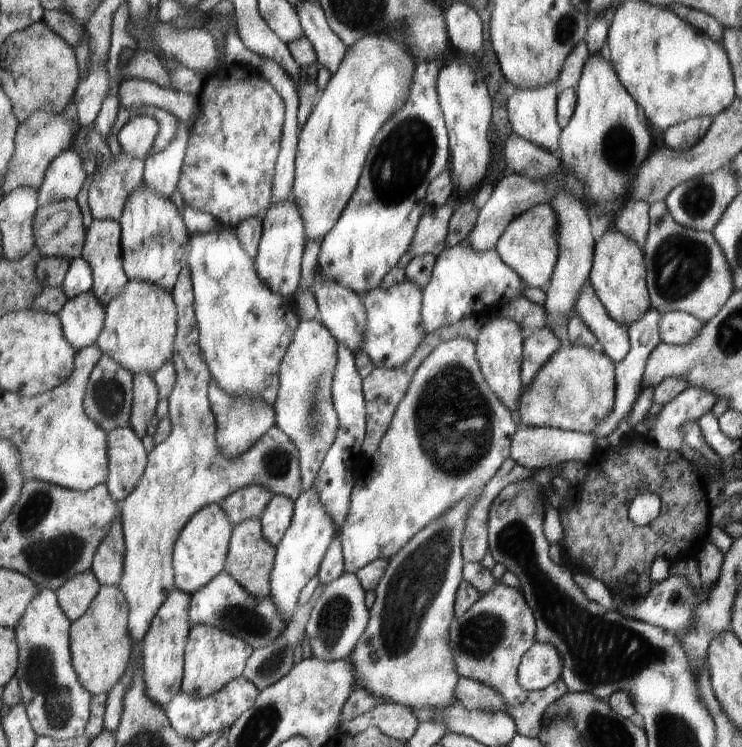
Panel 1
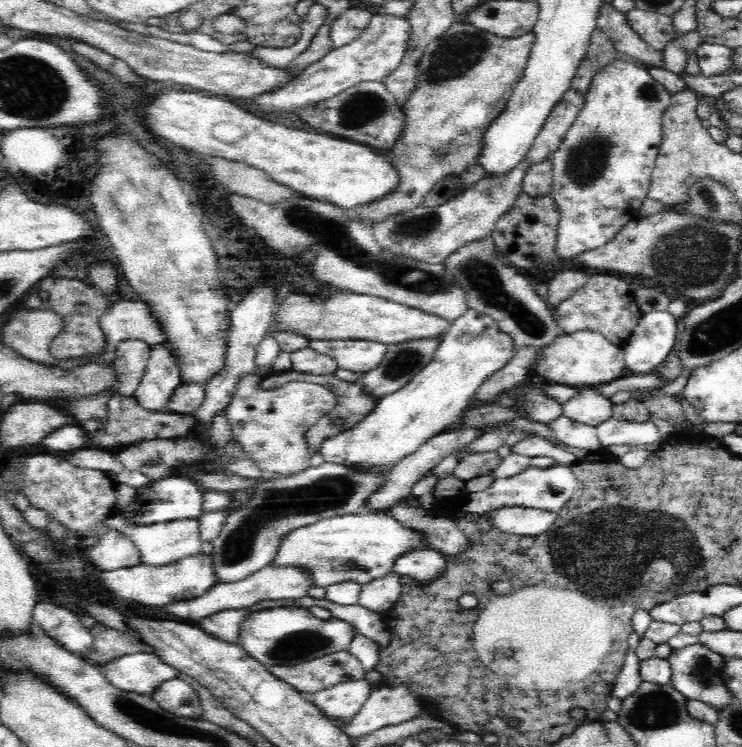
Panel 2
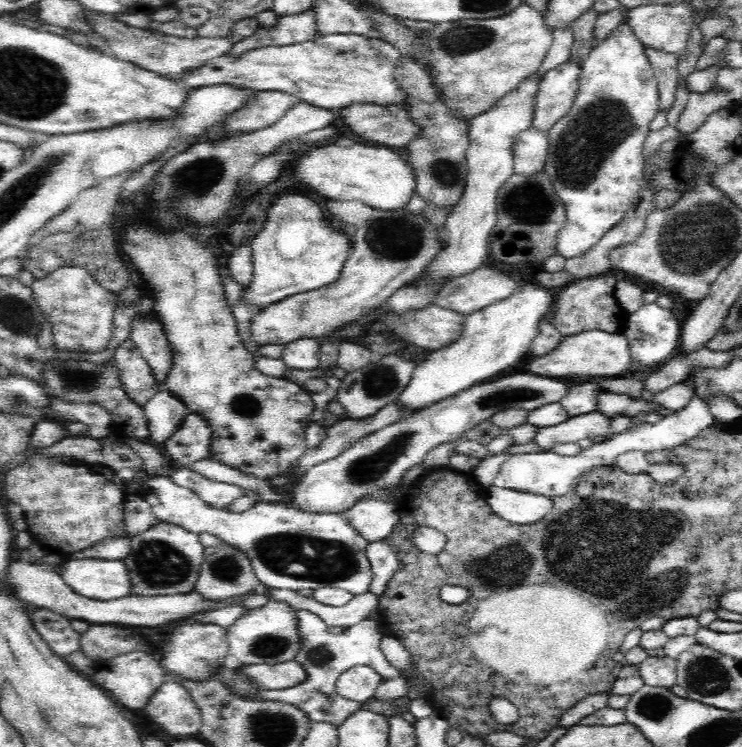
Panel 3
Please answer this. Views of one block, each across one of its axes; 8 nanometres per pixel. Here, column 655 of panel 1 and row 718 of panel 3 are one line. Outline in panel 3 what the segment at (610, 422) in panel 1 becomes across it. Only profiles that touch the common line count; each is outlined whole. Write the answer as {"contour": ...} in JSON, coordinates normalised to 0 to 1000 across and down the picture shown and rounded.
{"contour":[[[414,817],[399,818],[399,843],[404,855],[404,870],[396,885],[411,897],[411,906],[396,918],[381,922],[369,922],[369,934],[376,938],[394,941],[415,954],[422,965],[445,965],[457,971],[476,950],[488,949],[487,940],[469,937],[453,926],[453,916],[457,905],[474,892],[496,889],[509,898],[518,910],[524,912],[538,908],[539,901],[523,888],[515,871],[512,861],[516,833],[491,830],[480,834],[476,839],[451,847],[445,839],[426,823]]]}

